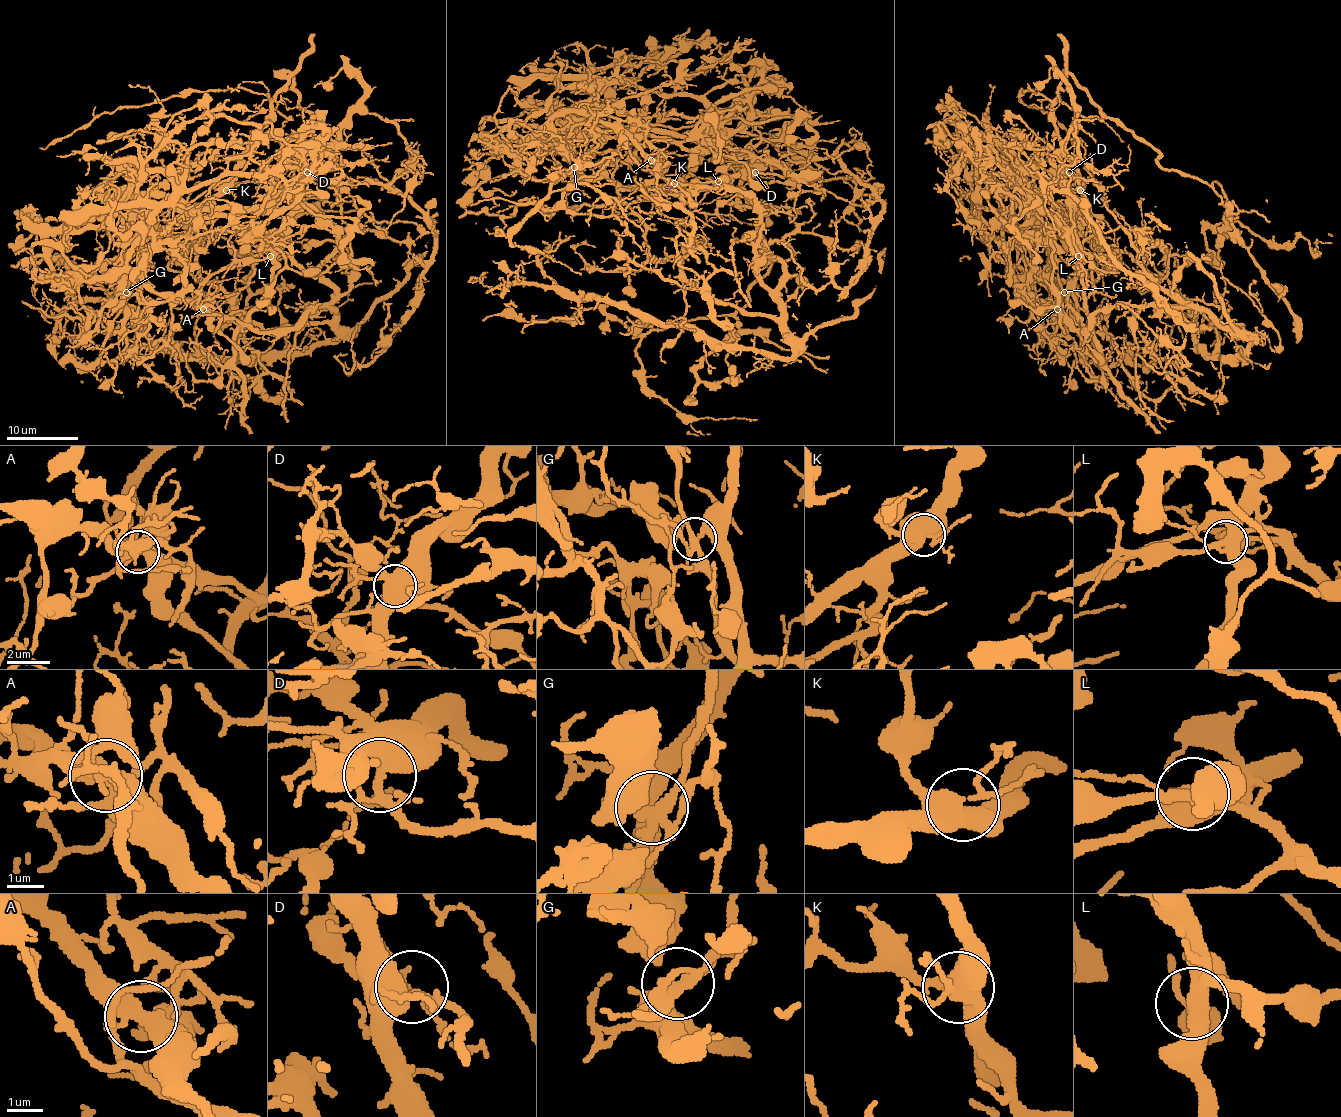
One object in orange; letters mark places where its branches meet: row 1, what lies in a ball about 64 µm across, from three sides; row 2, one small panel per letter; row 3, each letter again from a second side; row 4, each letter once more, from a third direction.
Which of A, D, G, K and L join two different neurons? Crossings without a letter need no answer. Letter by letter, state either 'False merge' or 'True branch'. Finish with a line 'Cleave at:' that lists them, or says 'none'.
A: False merge
D: True branch
G: False merge
K: True branch
L: False merge
Cleave at: A, G, L

